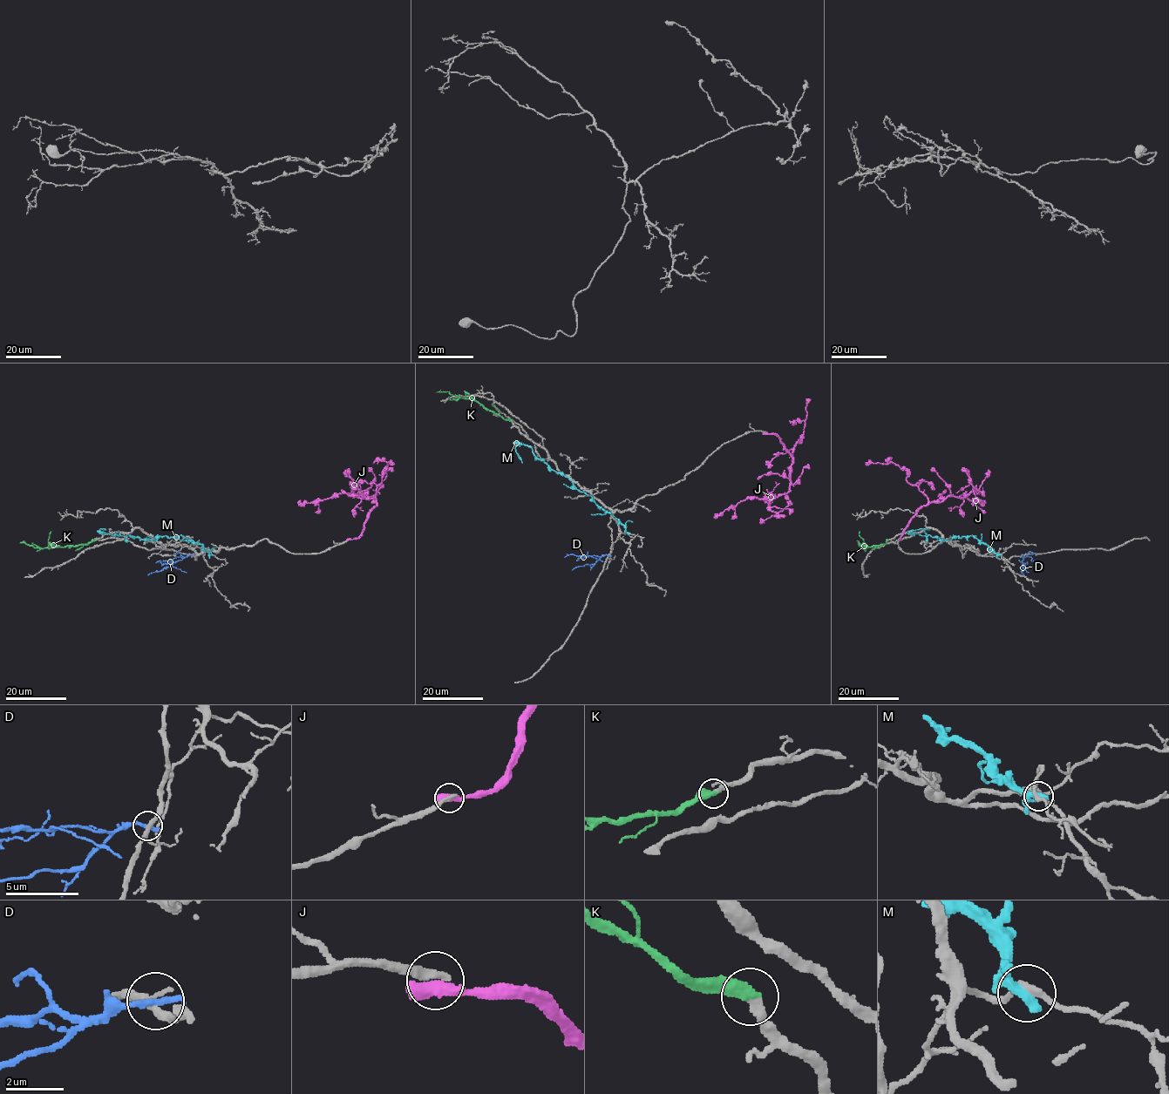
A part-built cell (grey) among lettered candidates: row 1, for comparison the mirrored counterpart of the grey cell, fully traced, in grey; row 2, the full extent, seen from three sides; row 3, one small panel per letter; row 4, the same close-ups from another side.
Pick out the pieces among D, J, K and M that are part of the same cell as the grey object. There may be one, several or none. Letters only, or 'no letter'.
K

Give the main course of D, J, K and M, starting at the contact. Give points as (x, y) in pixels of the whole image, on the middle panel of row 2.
D: (608, 555), (567, 554), (564, 557)
J: (765, 432), (777, 436), (791, 456), (790, 489), (768, 499), (751, 497), (726, 508), (714, 518)
K: (512, 421), (487, 411), (472, 399), (447, 391), (436, 392)
M: (628, 533), (591, 496), (577, 489), (567, 478), (540, 460), (530, 446), (518, 444), (516, 452), (522, 463)

